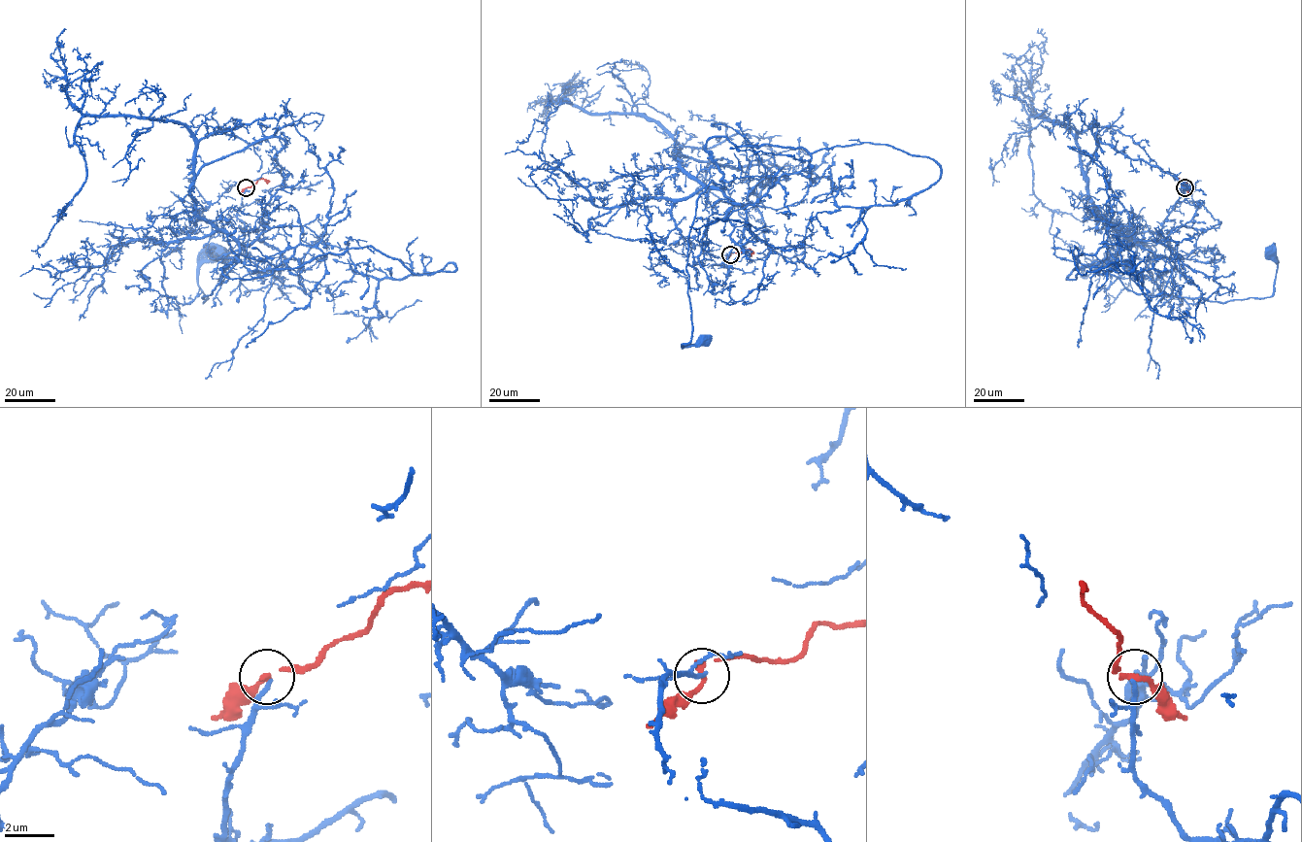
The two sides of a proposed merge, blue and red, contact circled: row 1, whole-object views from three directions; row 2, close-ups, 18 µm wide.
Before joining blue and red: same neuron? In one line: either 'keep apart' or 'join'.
keep apart

